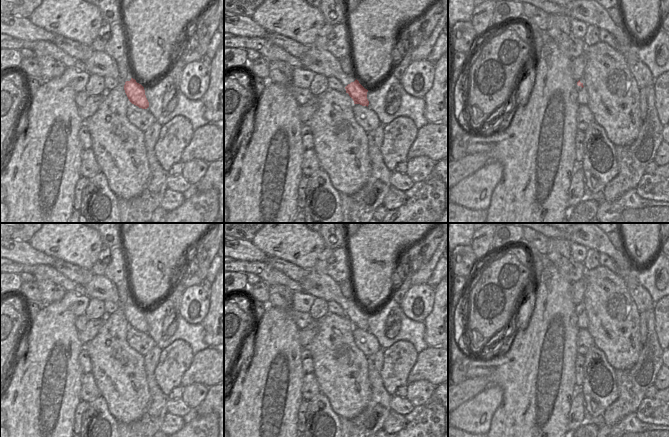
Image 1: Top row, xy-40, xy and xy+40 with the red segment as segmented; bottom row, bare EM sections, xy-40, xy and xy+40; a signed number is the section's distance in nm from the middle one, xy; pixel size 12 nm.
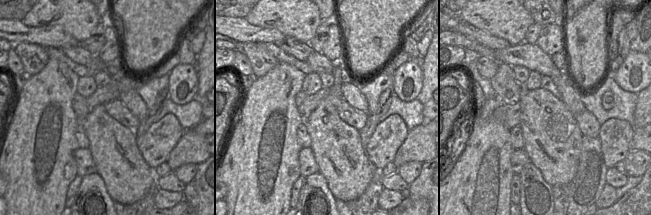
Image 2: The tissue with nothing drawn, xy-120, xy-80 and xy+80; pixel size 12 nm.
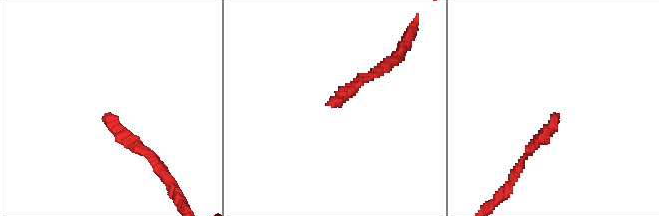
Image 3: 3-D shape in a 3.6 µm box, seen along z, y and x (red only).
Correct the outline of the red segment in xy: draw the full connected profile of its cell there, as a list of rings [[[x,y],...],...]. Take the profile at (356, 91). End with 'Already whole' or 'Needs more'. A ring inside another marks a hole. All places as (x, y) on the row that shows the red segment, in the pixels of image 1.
[[[314,45],[307,46],[309,46],[310,49],[297,57],[303,68],[315,74],[322,74],[325,77],[335,77],[346,89],[346,93],[353,99],[354,104],[368,107],[368,90],[359,83],[353,74],[343,72],[339,59],[335,58],[327,50],[317,49]]]. Needs more.

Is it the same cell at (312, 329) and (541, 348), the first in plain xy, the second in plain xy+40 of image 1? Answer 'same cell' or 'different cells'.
different cells

